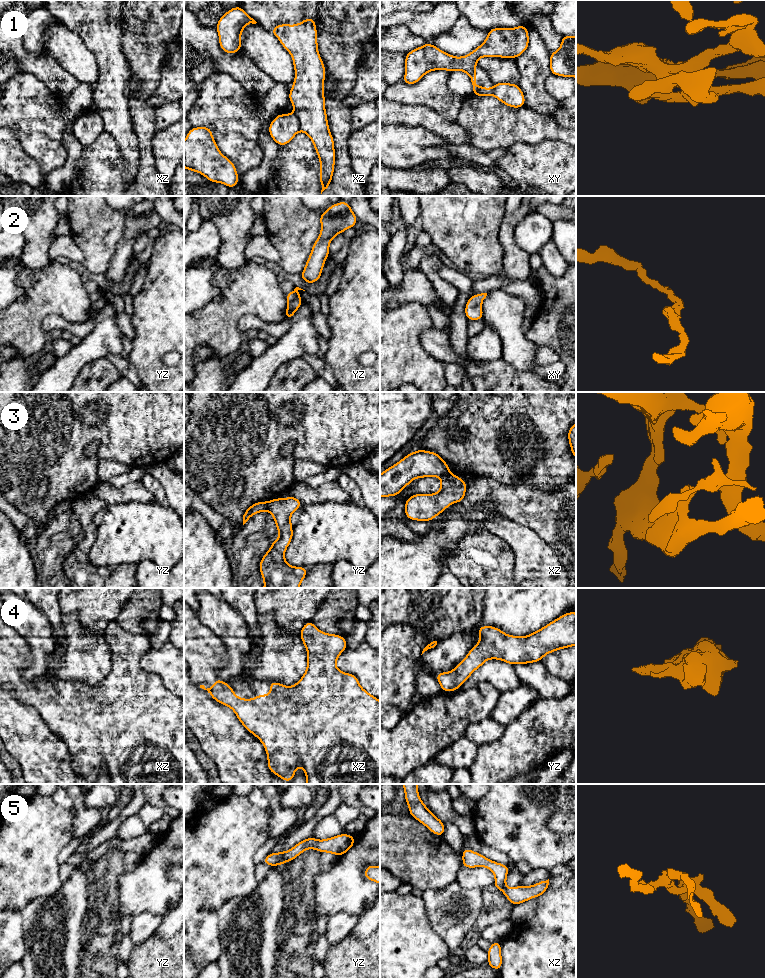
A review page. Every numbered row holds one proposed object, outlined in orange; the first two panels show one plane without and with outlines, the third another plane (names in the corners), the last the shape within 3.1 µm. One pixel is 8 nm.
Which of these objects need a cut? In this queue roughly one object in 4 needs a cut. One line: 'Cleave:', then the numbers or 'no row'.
Cleave: 1, 3

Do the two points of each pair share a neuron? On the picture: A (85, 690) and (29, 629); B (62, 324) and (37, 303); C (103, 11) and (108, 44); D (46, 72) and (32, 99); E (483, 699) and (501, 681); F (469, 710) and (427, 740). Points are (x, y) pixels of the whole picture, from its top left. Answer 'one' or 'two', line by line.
A: two
B: two
C: one
D: two
E: two
F: one

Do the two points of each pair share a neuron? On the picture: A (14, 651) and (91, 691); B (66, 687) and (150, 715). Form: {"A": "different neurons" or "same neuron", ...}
{"A": "same neuron", "B": "same neuron"}

